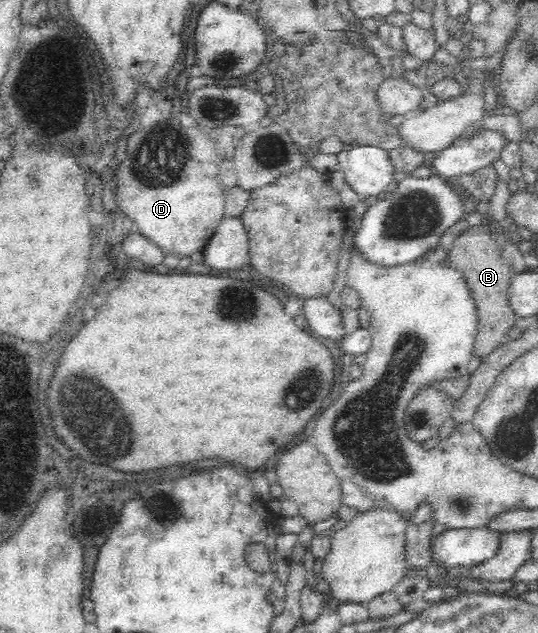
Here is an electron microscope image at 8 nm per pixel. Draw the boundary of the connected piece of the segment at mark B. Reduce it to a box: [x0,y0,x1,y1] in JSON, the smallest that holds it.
[451,220,517,359]

